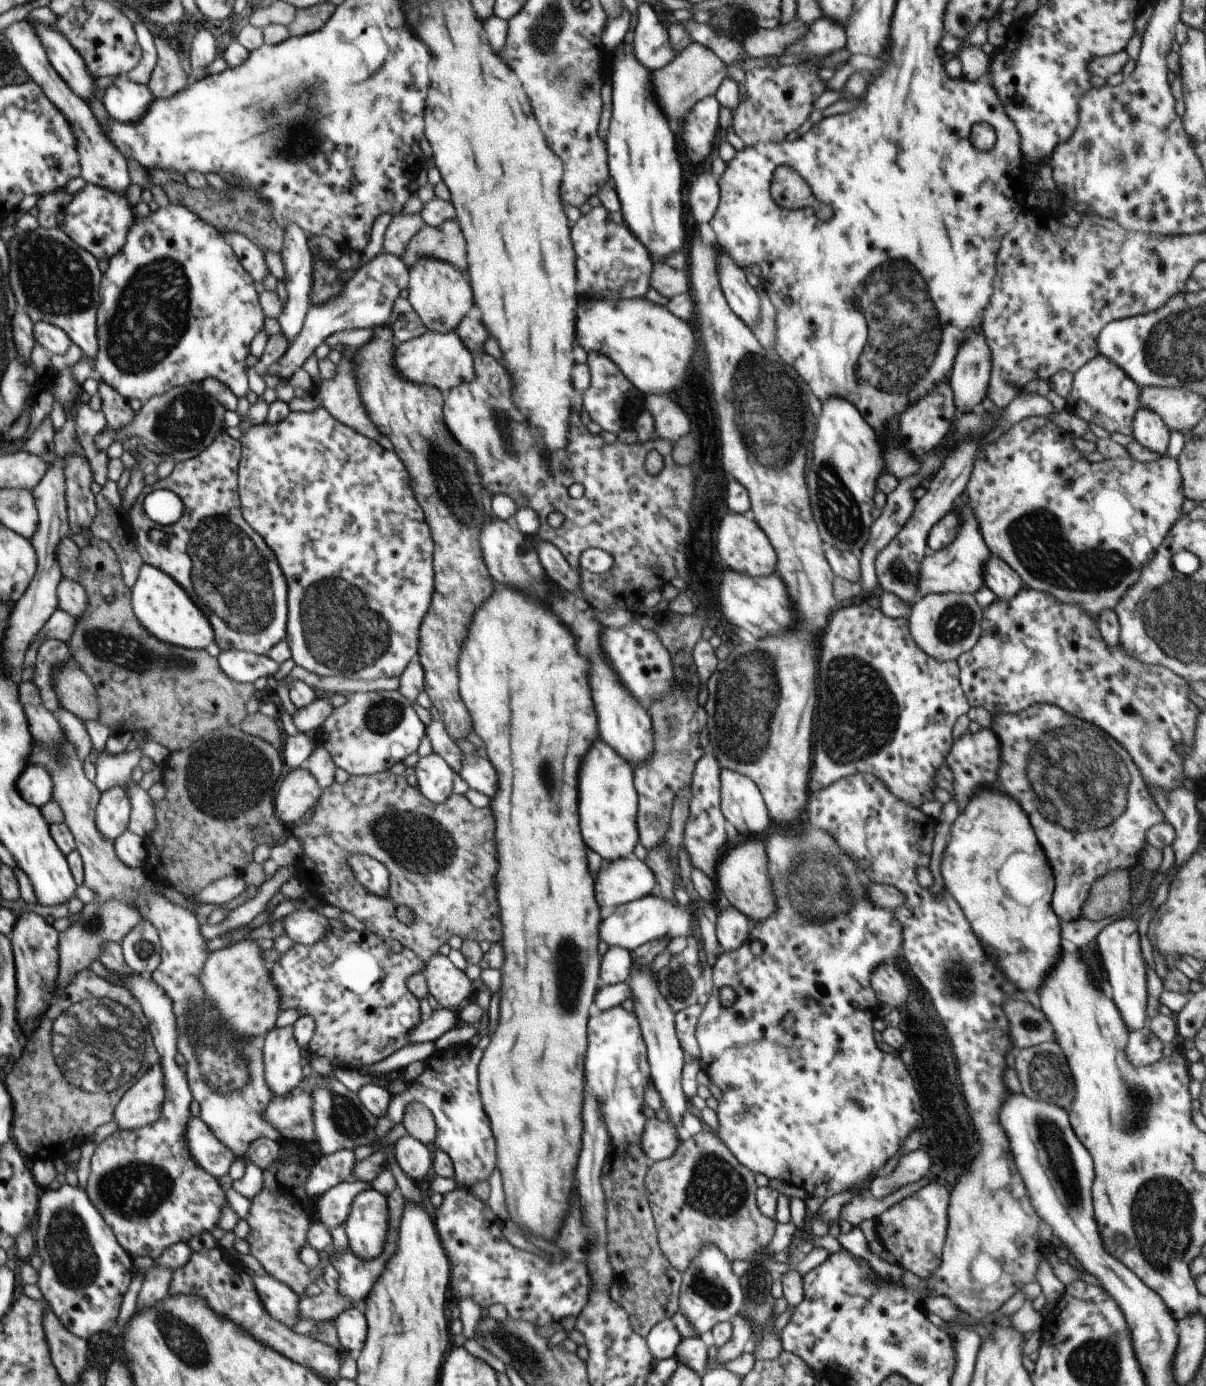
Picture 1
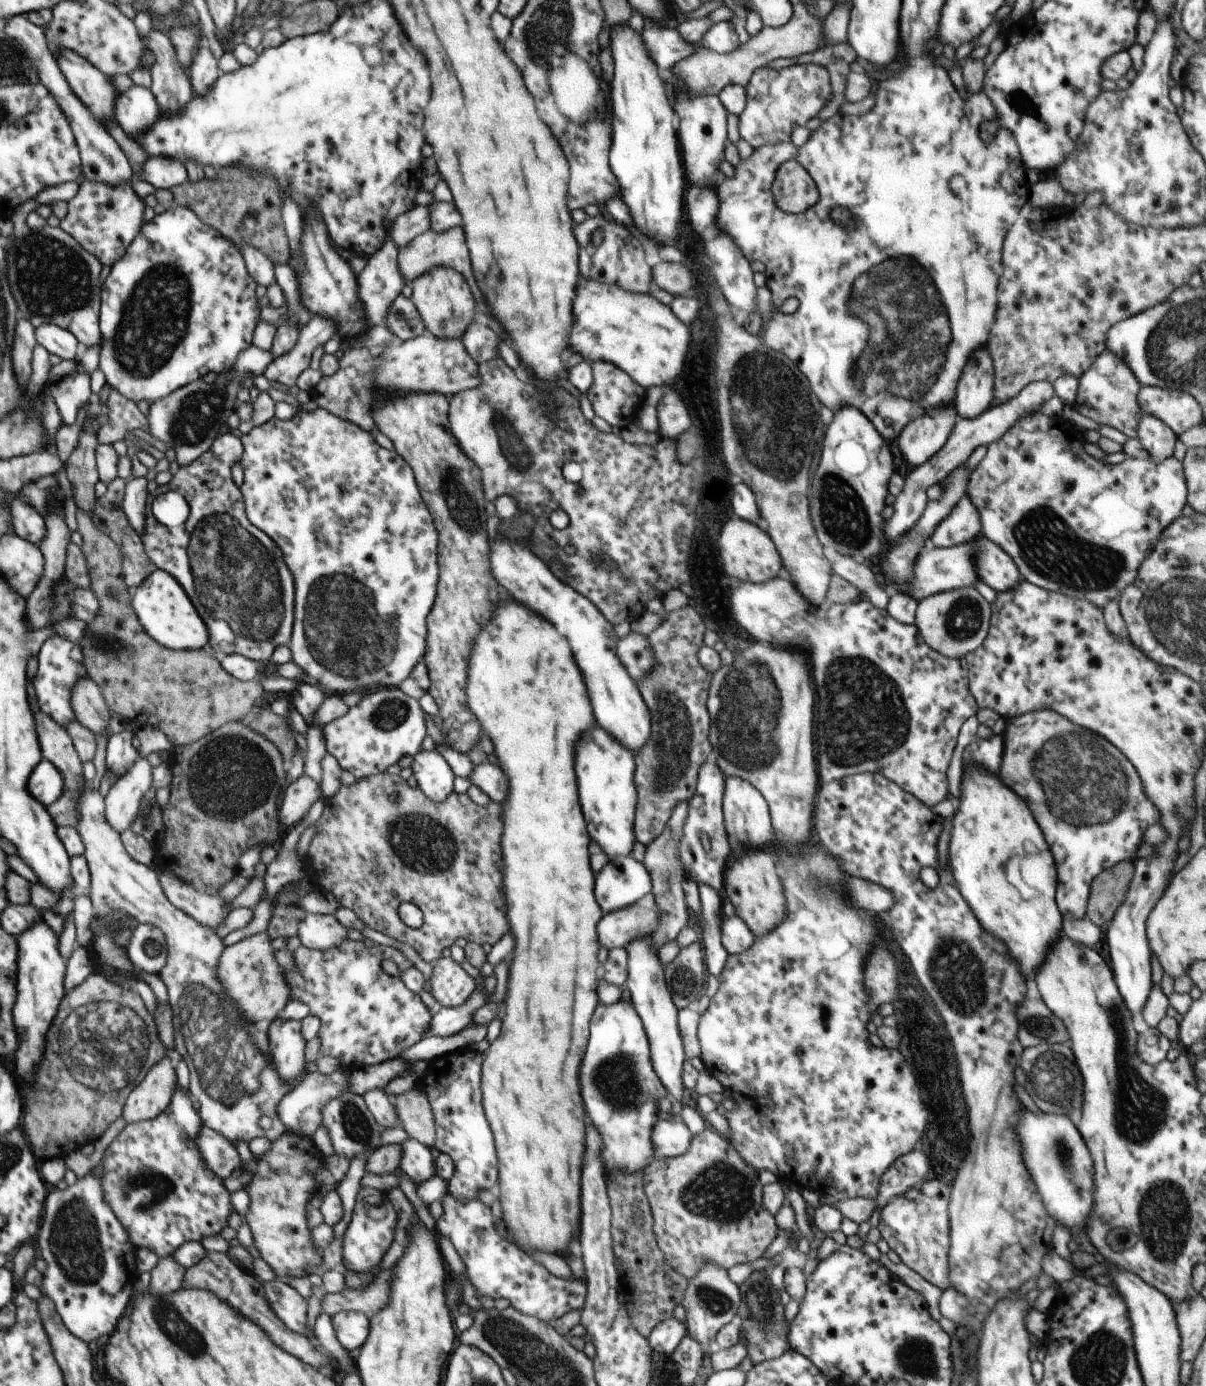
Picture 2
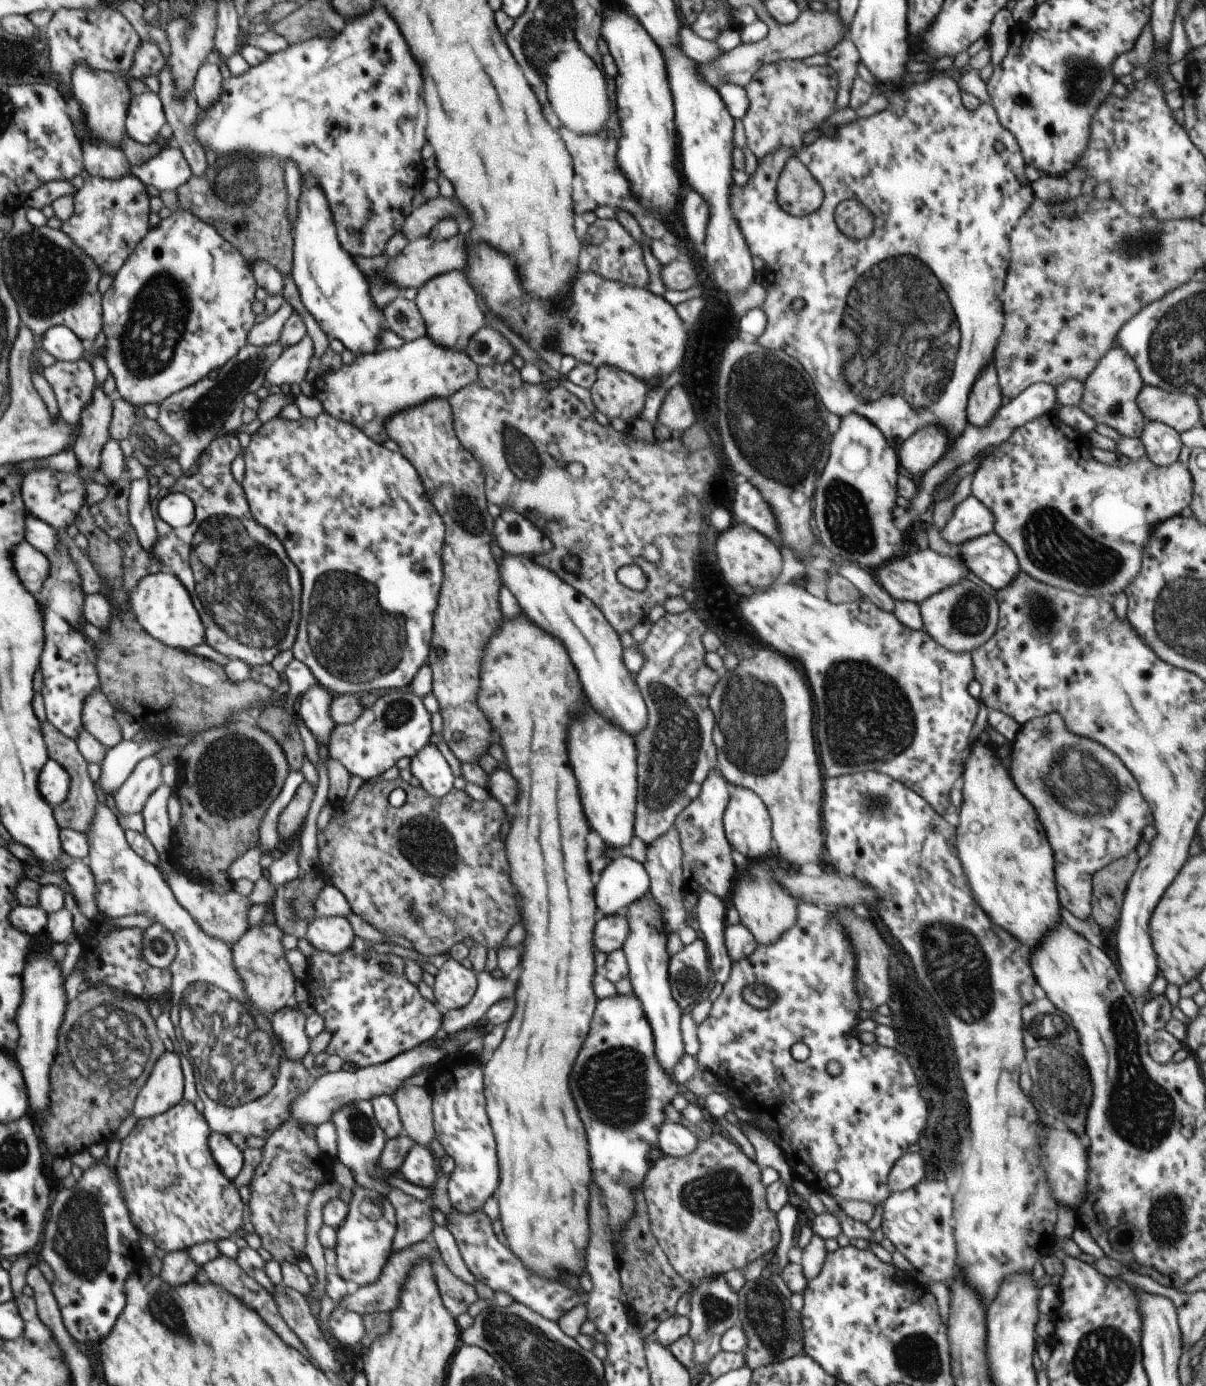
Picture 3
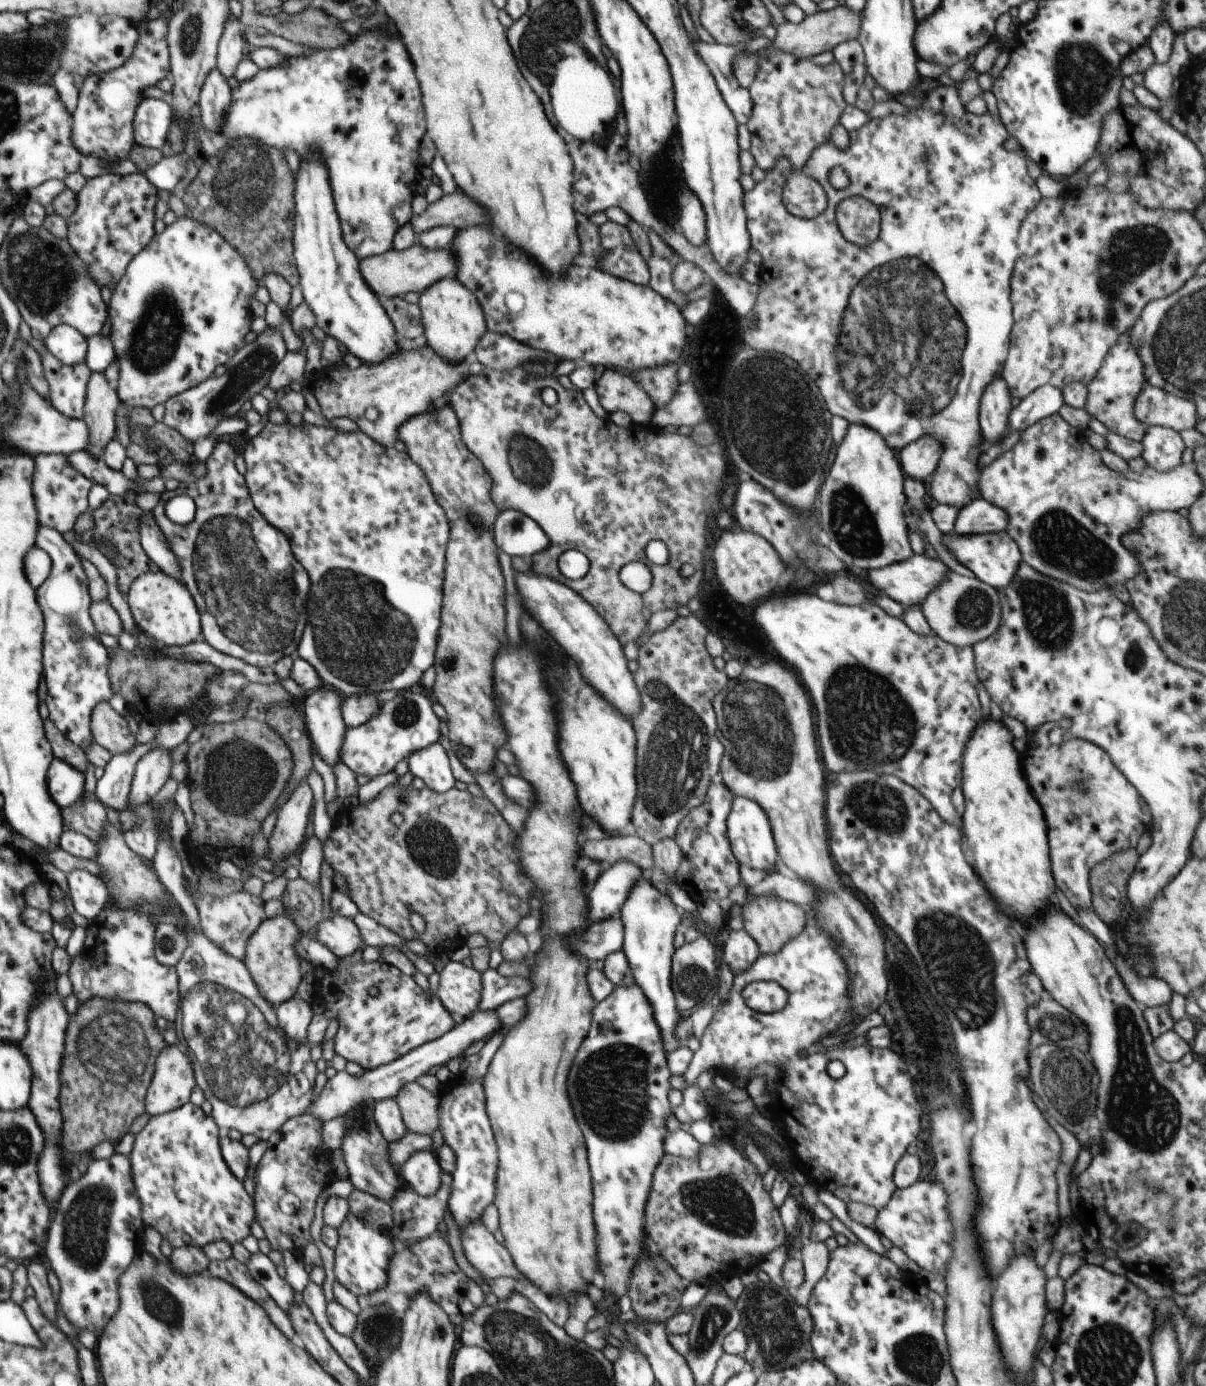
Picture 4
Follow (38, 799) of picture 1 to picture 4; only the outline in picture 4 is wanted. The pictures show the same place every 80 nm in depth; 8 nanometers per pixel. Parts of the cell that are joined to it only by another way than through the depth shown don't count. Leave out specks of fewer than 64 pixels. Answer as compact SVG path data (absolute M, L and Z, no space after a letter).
M58 758L52 760L51 768L48 768L48 792L60 809L76 804L82 798L85 780L85 774Z

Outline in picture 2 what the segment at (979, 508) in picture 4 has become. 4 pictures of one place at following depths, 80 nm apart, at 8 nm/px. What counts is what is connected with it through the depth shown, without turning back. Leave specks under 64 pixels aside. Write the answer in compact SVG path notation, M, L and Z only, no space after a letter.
M965 495L960 498L948 517L936 526L936 530L930 536L929 545L936 548L949 548L964 544L972 538L980 538L981 533L980 512Z

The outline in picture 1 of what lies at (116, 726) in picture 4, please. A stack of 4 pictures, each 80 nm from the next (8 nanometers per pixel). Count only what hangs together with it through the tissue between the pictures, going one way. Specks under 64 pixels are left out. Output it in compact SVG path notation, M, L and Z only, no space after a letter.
M75 663L60 664L55 671L55 692L63 709L82 721L99 721L98 687Z

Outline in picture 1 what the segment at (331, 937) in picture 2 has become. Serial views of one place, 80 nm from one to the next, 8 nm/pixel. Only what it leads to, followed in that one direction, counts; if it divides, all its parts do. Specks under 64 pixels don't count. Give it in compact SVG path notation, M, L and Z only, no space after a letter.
M316 909L296 910L282 918L284 936L292 939L294 943L310 946L316 944L326 936L330 930L330 922L326 916L318 914Z

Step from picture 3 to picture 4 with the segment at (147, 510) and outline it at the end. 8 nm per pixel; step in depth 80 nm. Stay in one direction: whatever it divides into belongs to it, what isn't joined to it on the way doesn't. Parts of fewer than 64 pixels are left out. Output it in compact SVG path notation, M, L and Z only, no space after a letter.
M143 512L140 518L140 544L151 562L154 562L160 571L167 576L181 580L180 564L174 552L170 550L162 530L160 530L153 512Z

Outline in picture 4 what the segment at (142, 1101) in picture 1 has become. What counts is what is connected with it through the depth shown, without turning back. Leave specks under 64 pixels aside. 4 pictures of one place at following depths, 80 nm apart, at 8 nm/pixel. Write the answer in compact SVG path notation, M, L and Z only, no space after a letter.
M169 1045L156 1060L155 1080L146 1096L146 1112L153 1117L176 1111L190 1100L194 1086L194 1070L188 1056L178 1046Z

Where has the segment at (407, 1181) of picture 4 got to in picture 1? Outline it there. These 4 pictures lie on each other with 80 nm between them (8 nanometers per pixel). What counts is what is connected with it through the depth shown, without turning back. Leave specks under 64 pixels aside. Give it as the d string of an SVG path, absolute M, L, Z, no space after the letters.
M408 1135L397 1140L393 1148L396 1162L412 1181L422 1180L428 1174L433 1164L431 1147L426 1147Z

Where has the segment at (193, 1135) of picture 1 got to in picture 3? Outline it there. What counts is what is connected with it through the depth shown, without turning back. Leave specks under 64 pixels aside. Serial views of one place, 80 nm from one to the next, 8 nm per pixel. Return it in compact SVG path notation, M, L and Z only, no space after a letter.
M211 1131L208 1136L208 1148L220 1168L220 1174L233 1181L242 1170L243 1152L234 1146L226 1135L215 1131Z

